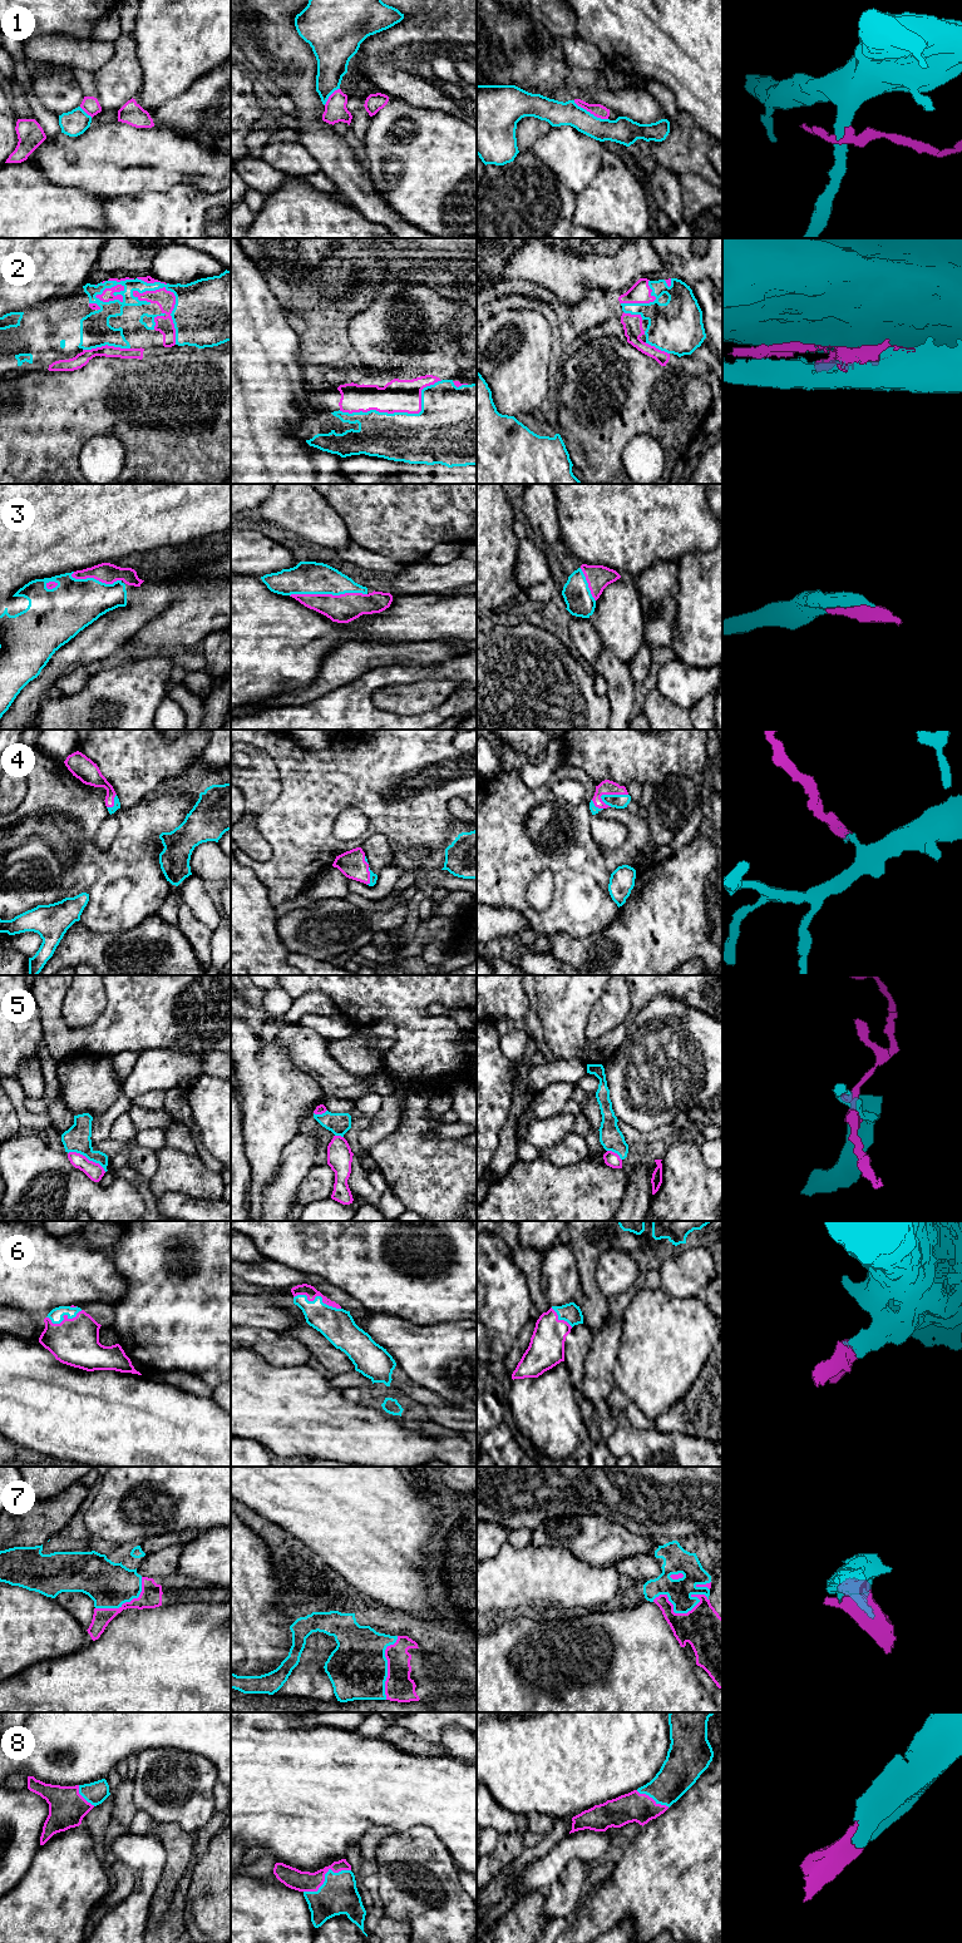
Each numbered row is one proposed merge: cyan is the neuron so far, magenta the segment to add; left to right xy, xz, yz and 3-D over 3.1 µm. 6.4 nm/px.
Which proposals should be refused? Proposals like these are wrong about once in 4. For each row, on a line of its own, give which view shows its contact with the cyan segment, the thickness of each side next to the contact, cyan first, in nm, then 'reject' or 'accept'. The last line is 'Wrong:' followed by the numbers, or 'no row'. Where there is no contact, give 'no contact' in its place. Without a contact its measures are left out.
1: meets cyan in yz; 170 nm thick on the cyan side, 90 nm on the other; reject
2: meets cyan in xy; 440 nm thick on the cyan side, 120 nm on the other; accept
3: meets cyan in xz; 200 nm thick on the cyan side, 190 nm on the other; accept
4: meets cyan in yz; 100 nm thick on the cyan side, 100 nm on the other; accept
5: meets cyan in xy; 170 nm thick on the cyan side, 110 nm on the other; reject
6: meets cyan in xz; 220 nm thick on the cyan side, 80 nm on the other; accept
7: meets cyan in yz; 160 nm thick on the cyan side, 280 nm on the other; accept
8: meets cyan in xz; 240 nm thick on the cyan side, 130 nm on the other; accept
Wrong: 1, 5

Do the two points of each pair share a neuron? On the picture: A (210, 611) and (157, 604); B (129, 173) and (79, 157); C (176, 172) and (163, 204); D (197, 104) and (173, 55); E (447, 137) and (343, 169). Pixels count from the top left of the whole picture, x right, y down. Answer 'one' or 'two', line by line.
A: two
B: one
C: two
D: two
E: two

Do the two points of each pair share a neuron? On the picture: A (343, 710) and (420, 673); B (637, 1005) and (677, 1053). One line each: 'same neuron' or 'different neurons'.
A: same neuron
B: different neurons

